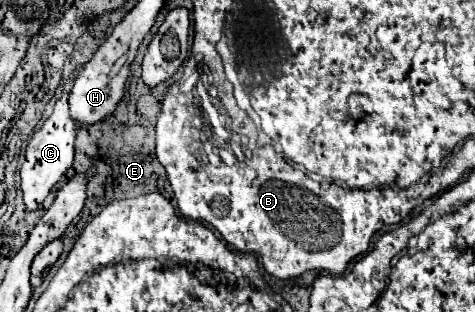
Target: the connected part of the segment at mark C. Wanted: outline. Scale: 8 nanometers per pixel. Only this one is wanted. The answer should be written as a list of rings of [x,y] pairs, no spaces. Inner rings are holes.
[[[78,70],[72,74],[70,80],[66,80],[64,84],[64,94],[62,98],[56,102],[54,106],[54,114],[44,122],[44,126],[34,134],[34,138],[30,140],[28,148],[26,148],[26,160],[22,164],[20,170],[20,178],[22,178],[22,192],[24,192],[24,206],[28,210],[36,210],[42,200],[48,196],[48,192],[52,190],[52,186],[60,180],[60,176],[72,168],[72,160],[74,160],[74,140],[76,140],[76,126],[72,122],[72,118],[68,116],[68,92],[72,88],[74,76],[78,74]]]

